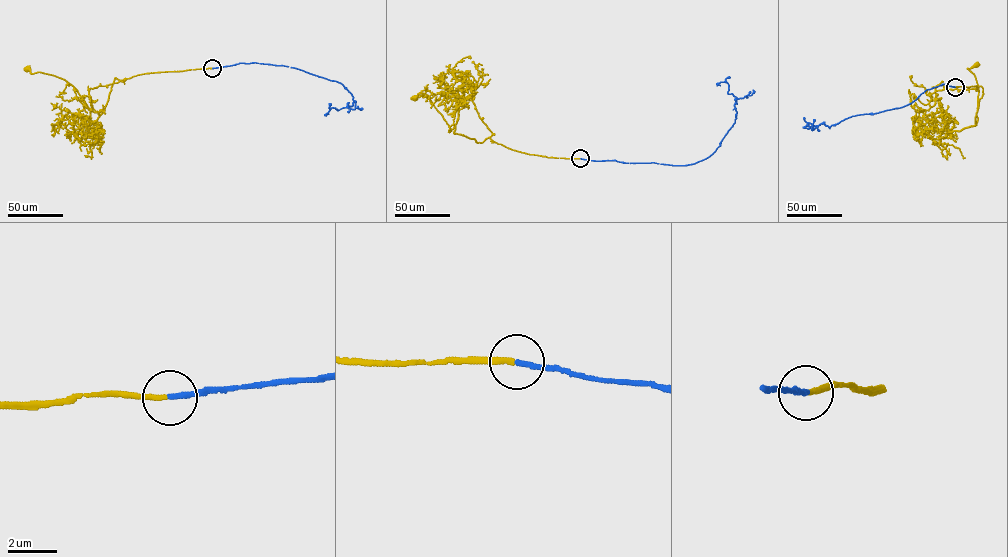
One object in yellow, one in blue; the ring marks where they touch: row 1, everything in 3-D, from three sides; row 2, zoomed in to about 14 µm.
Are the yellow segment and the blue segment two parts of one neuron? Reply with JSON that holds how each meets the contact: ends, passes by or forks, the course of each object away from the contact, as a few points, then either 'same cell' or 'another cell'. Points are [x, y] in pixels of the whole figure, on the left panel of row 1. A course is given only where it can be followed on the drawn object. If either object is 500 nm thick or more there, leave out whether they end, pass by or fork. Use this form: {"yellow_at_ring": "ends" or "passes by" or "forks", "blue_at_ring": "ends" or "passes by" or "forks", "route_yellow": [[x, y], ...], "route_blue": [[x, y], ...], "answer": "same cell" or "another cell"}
{"yellow_at_ring": "ends", "blue_at_ring": "ends", "route_yellow": [[212, 68], [145, 73], [123, 80], [115, 77], [95, 123], [75, 88], [60, 78], [28, 69]], "route_blue": [[212, 68], [242, 63], [284, 65], [339, 82], [352, 95], [353, 104], [337, 110], [332, 107], [328, 113]], "answer": "same cell"}

